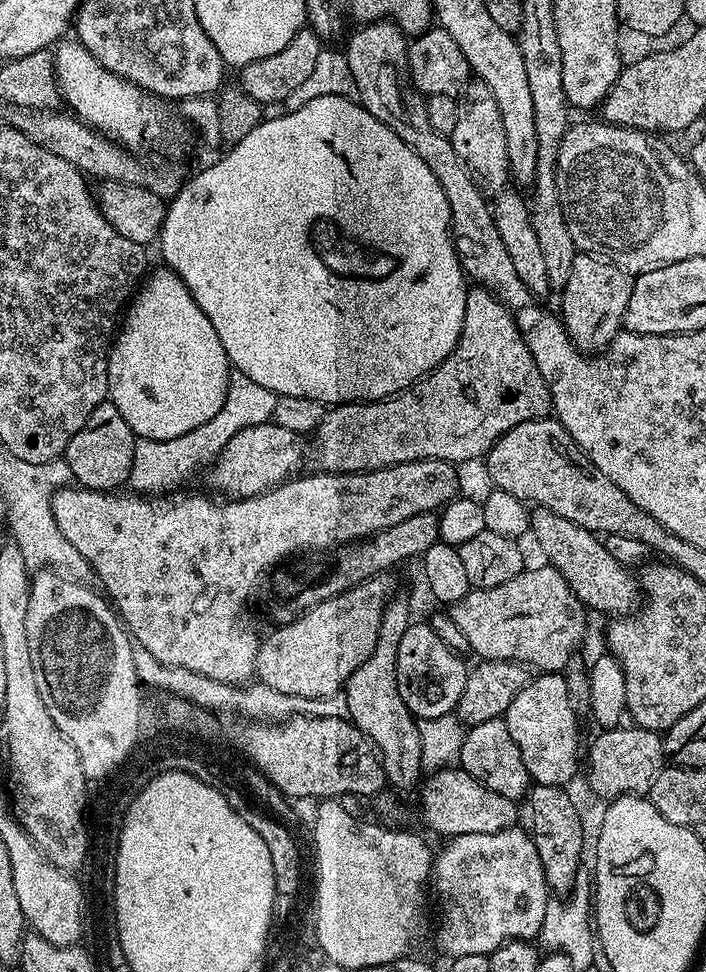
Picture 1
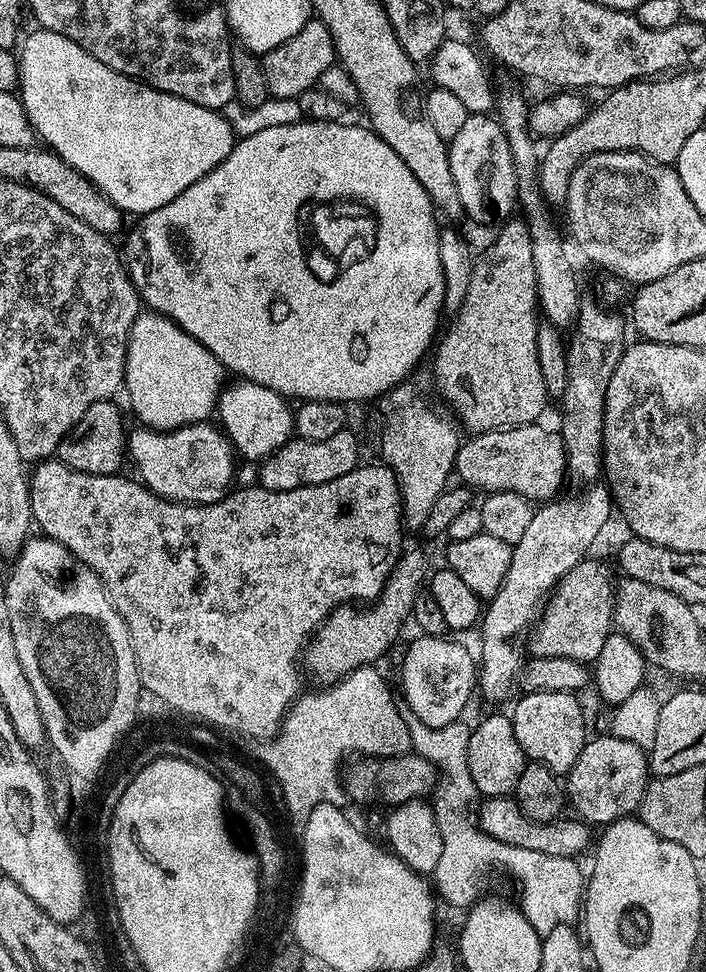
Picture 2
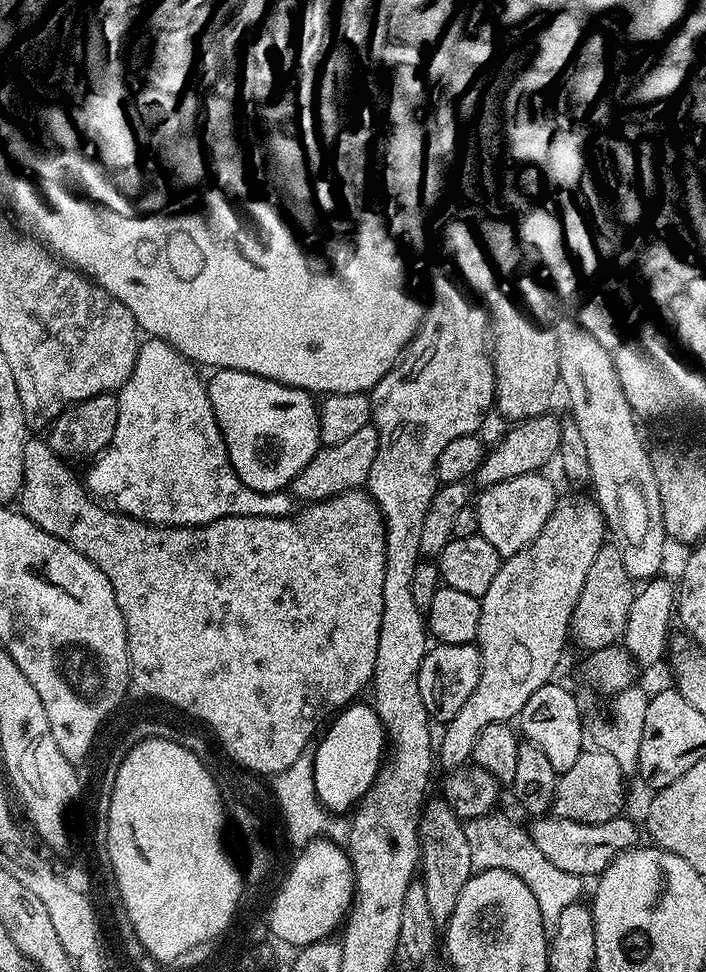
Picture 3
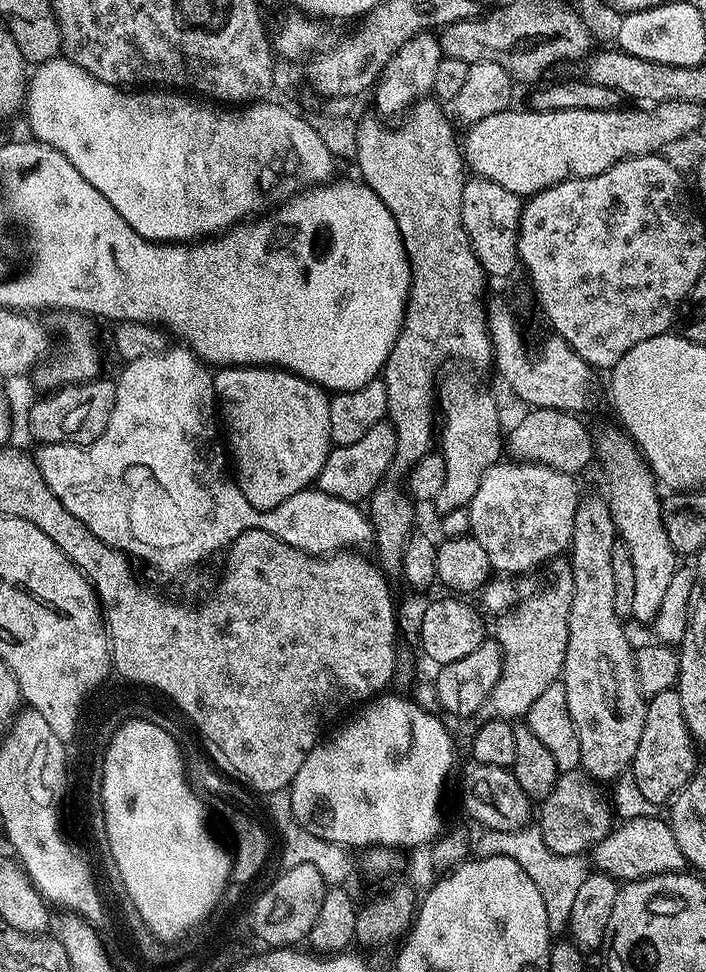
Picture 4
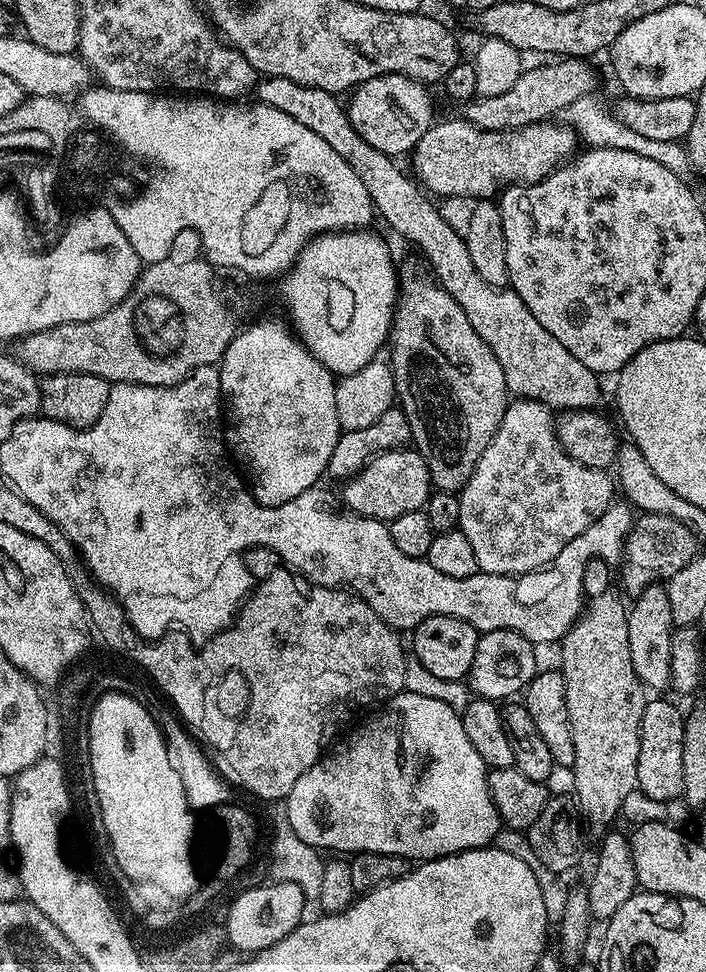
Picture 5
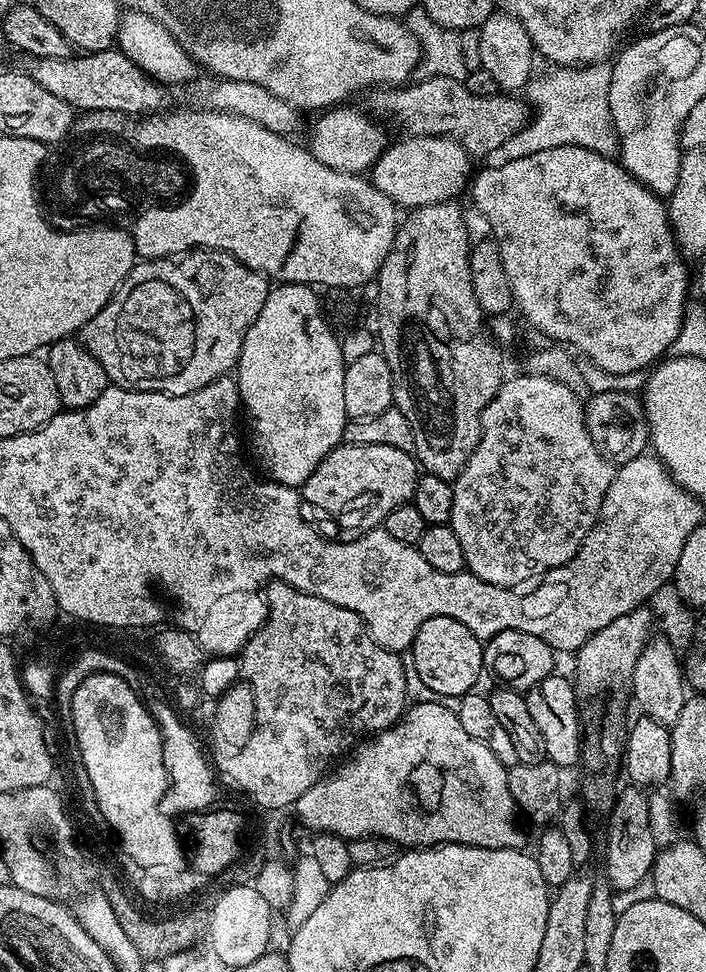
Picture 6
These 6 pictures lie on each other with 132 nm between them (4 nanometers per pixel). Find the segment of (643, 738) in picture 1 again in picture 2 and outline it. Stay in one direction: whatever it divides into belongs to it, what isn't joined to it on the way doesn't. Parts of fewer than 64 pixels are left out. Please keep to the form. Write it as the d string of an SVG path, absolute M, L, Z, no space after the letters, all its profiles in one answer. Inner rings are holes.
M611 734L587 741L578 762L566 774L566 796L576 807L575 815L589 825L607 826L631 817L639 809L650 779L650 760L634 742Z

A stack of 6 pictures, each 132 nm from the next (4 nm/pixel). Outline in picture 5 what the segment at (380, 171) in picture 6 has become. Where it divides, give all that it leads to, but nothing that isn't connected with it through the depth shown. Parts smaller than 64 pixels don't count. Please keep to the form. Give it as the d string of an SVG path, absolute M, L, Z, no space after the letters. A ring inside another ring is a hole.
M444 120L433 123L426 130L416 148L410 153L412 159L411 171L421 188L433 197L439 196L480 196L476 198L492 198L505 186L513 184L536 184L548 176L555 168L572 159L577 151L578 137L564 122L541 122L522 126L519 130L506 132L487 132L475 128L469 120Z

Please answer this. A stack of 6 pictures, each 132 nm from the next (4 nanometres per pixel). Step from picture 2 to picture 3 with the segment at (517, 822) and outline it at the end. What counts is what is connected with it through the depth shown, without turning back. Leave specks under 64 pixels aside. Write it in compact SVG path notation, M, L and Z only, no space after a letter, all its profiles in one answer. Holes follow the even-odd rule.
M544 814L533 819L536 821L530 825L530 833L534 844L558 869L581 878L596 878L606 870L606 866L610 866L610 862L618 859L620 853L637 847L636 828L626 817L621 814L610 818L610 822L587 824Z

